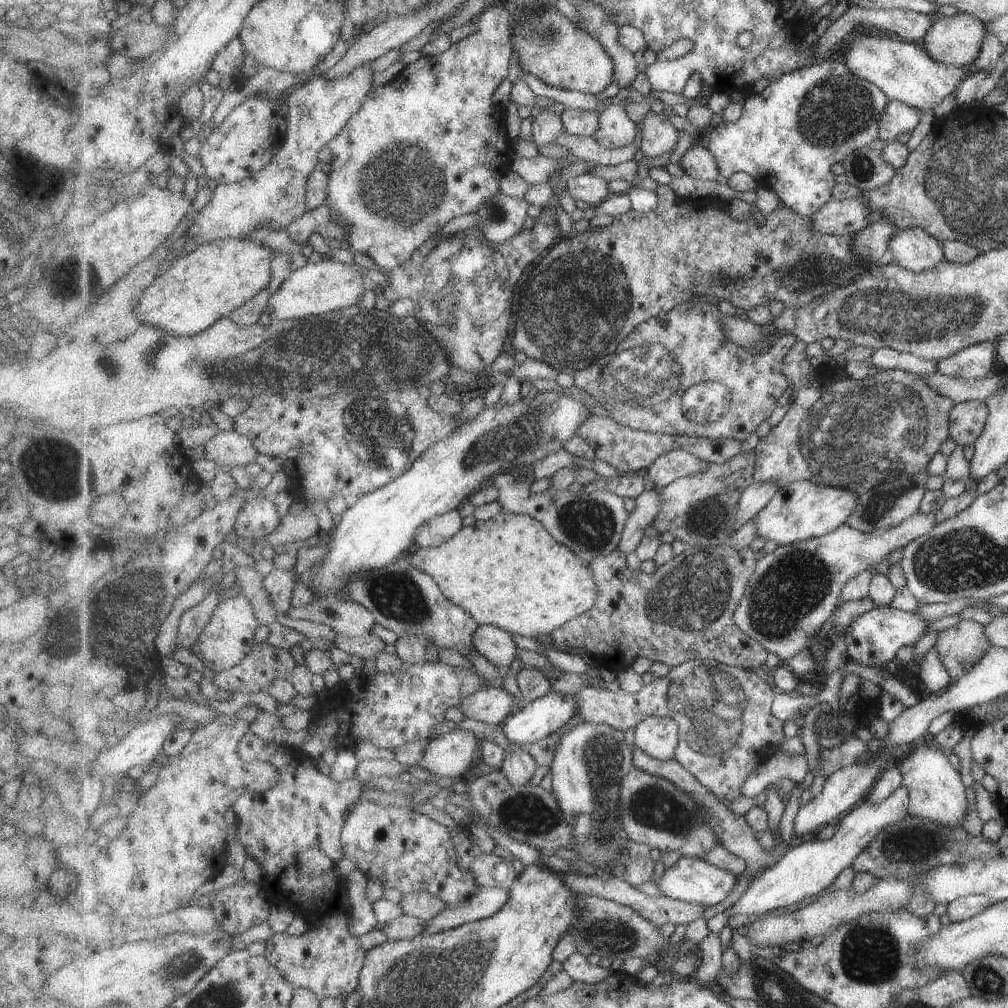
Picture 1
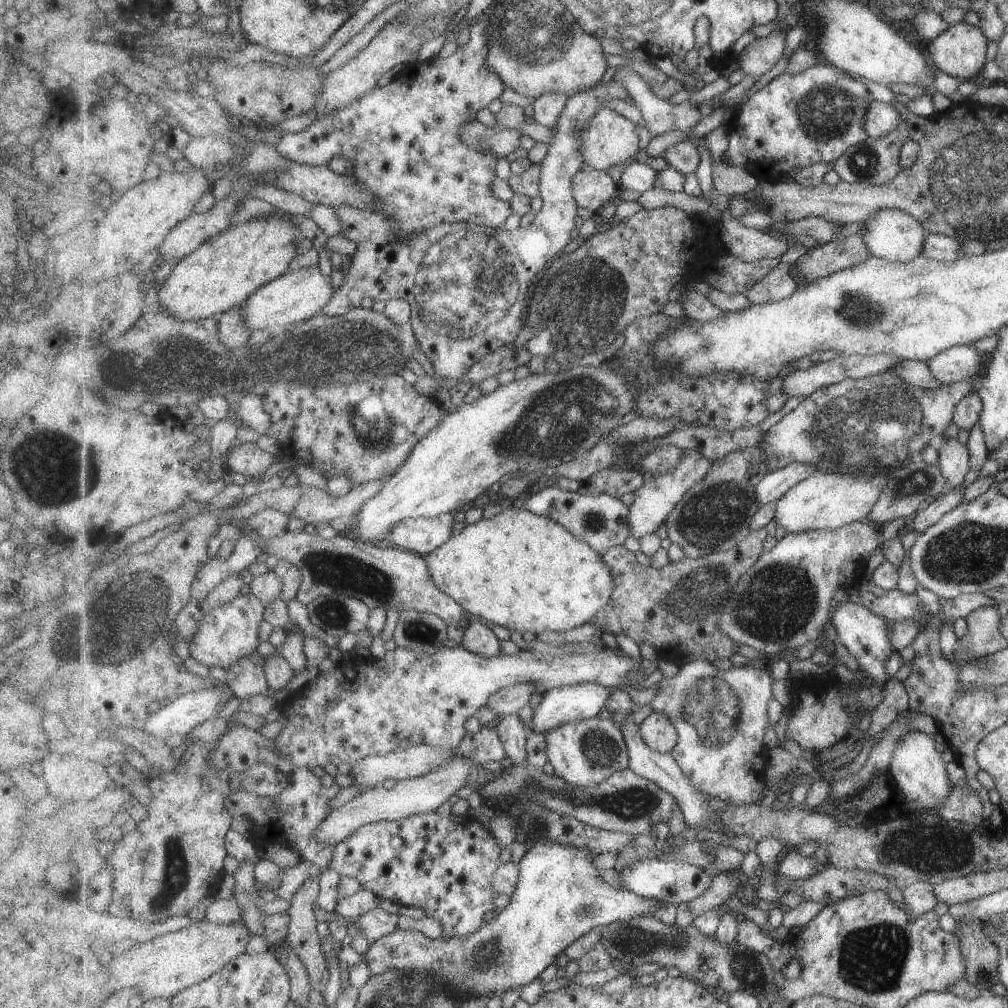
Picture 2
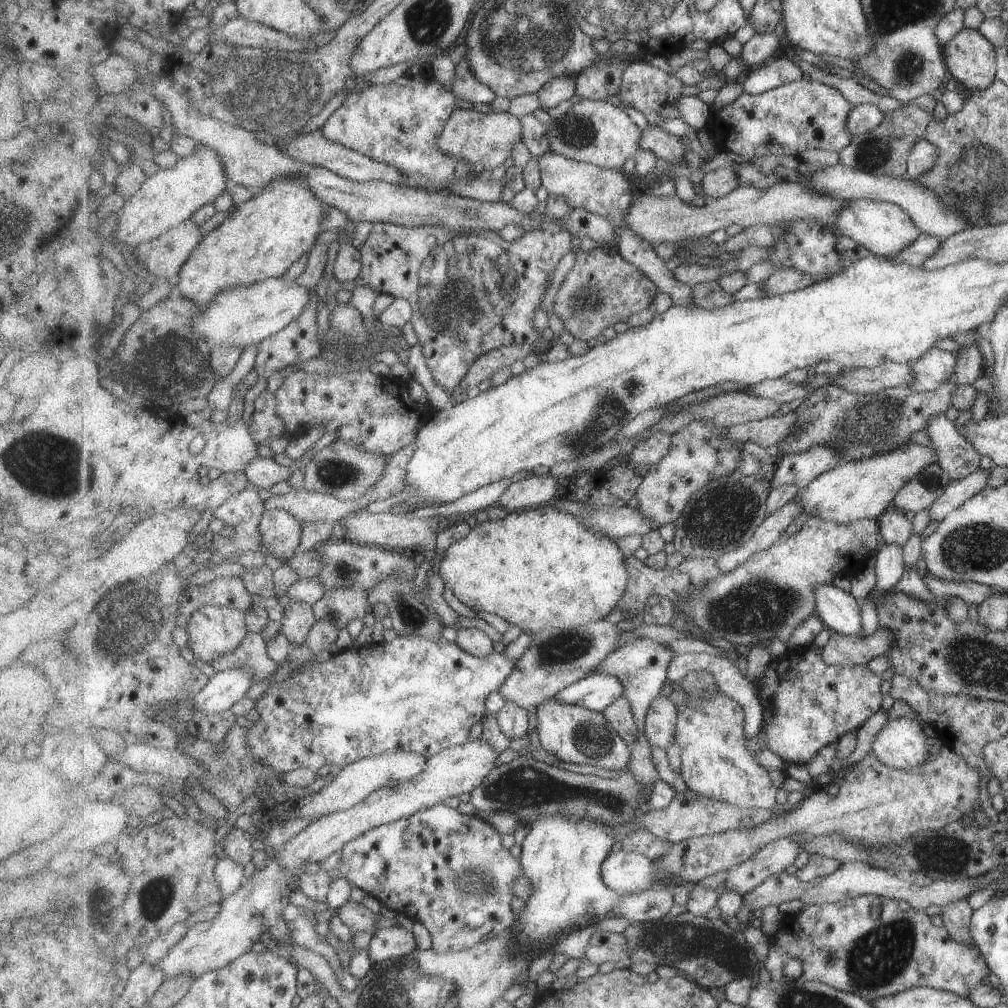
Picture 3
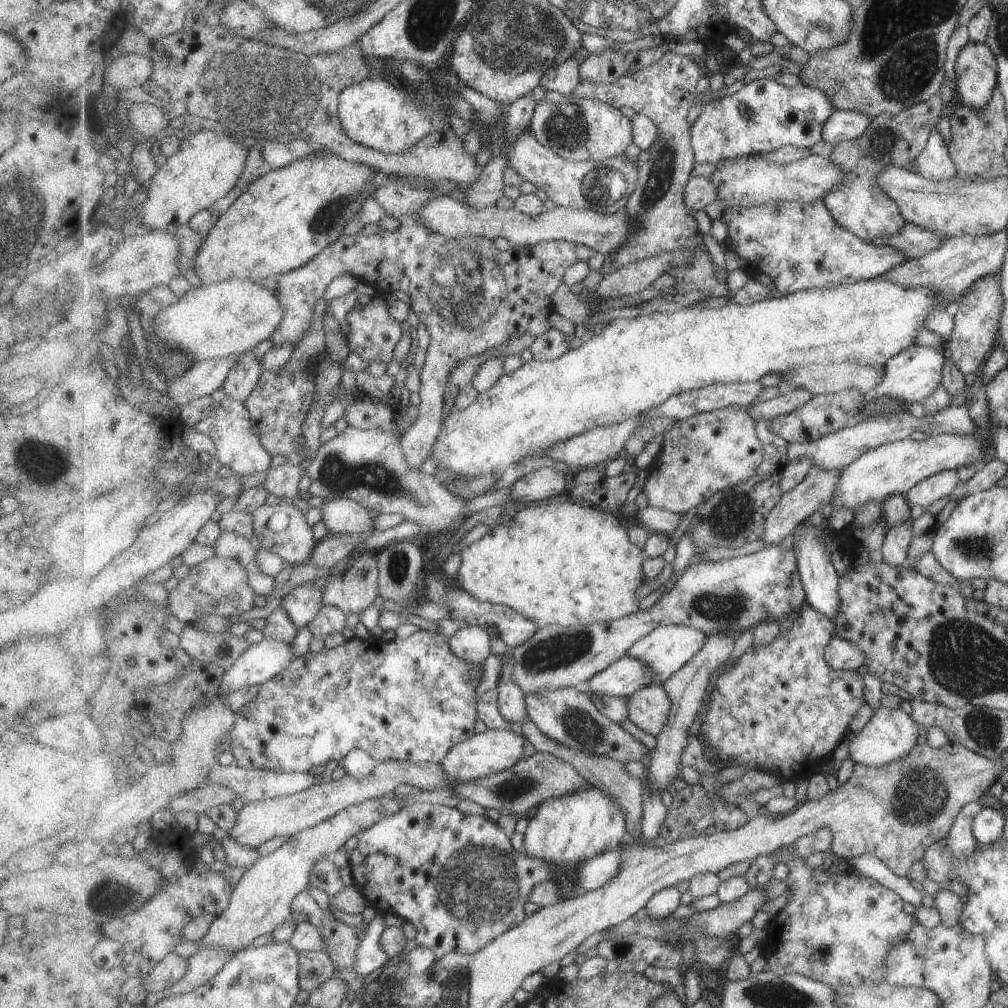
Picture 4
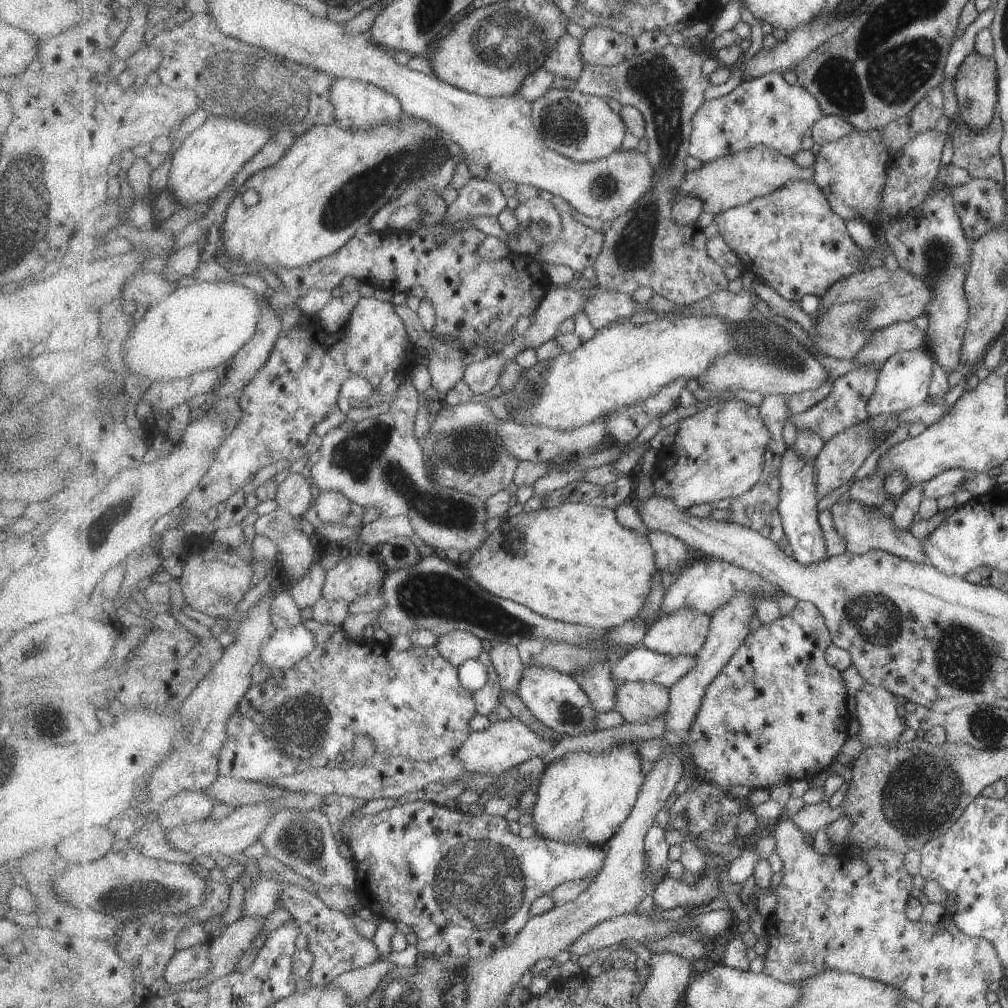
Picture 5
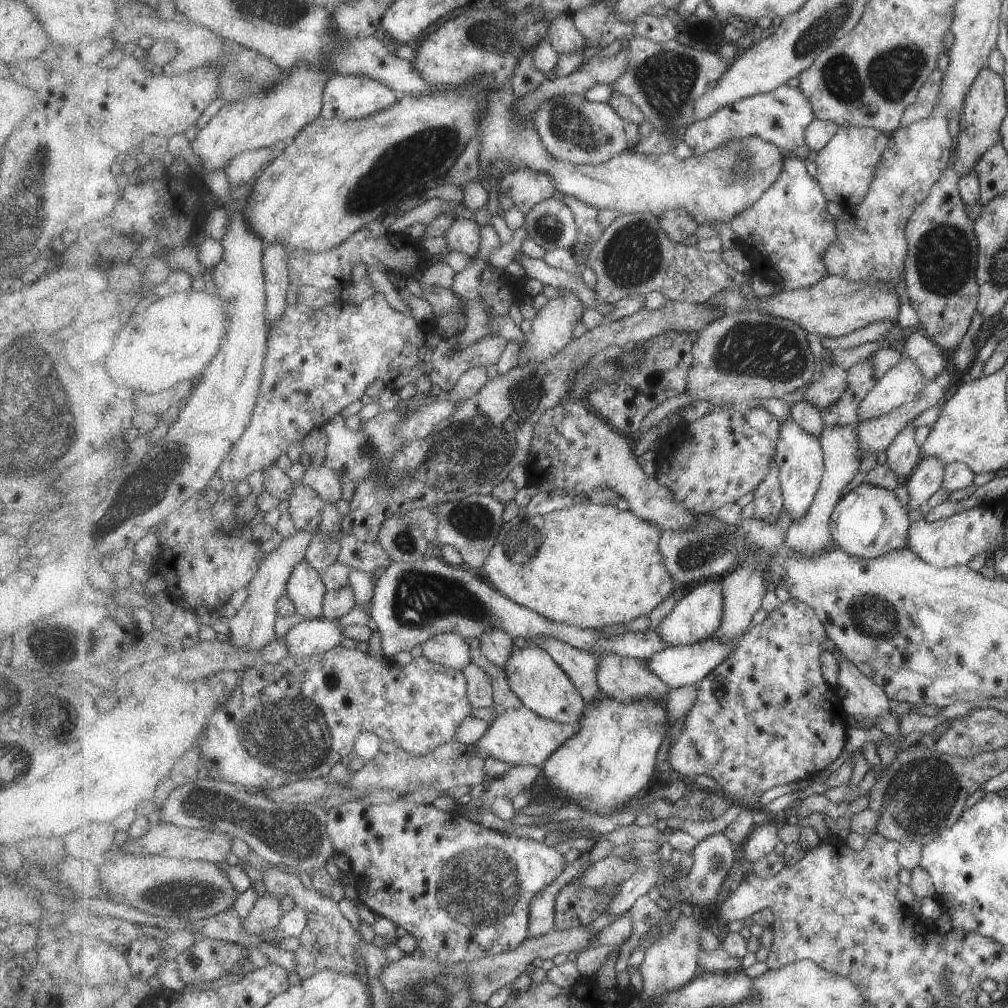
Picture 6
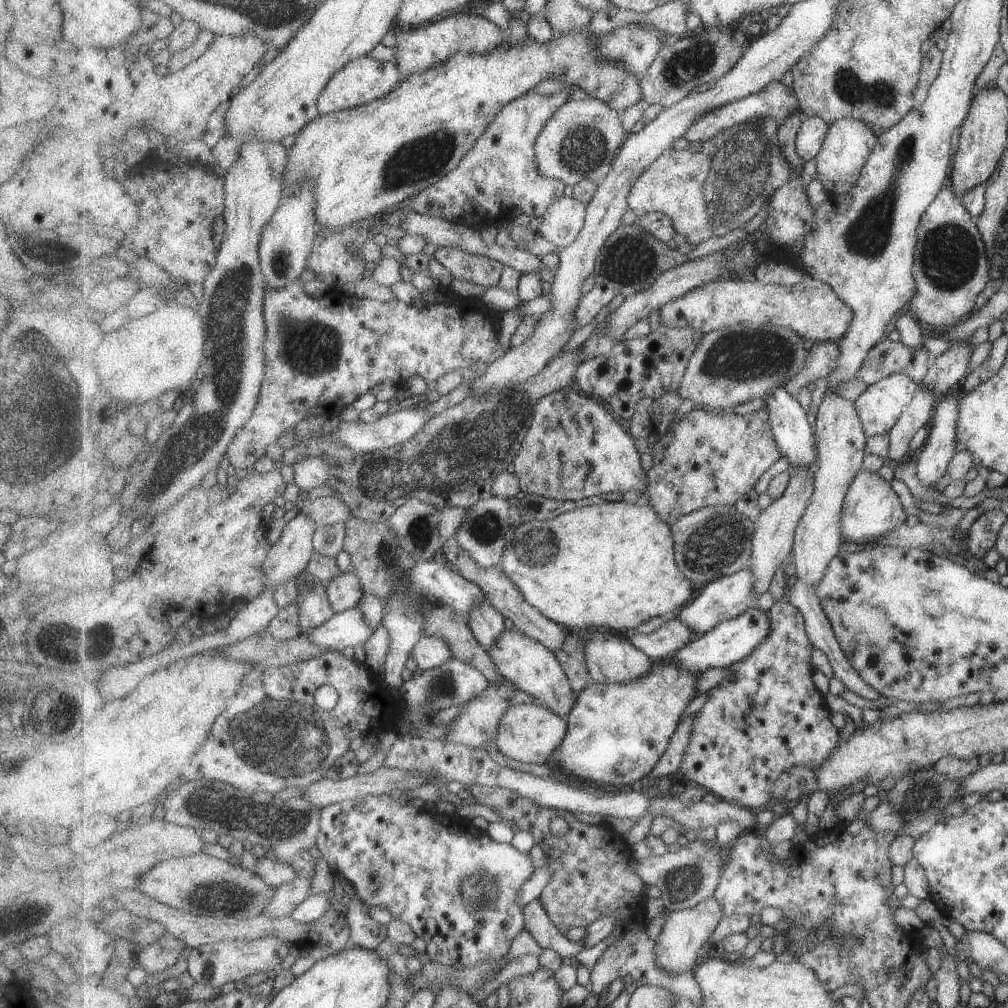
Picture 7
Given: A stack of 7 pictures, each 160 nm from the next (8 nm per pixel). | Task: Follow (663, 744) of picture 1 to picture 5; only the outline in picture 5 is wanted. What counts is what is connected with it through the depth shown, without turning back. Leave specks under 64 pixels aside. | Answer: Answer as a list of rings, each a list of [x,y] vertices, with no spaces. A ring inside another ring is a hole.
[[[621,682],[617,686],[617,708],[627,723],[642,725],[670,710],[670,688],[655,682]]]

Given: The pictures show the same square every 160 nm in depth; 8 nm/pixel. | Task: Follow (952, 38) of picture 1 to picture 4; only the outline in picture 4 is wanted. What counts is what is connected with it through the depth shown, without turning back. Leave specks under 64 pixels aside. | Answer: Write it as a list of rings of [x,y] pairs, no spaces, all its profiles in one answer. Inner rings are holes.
[[[968,40],[954,62],[956,102],[972,109],[987,106],[993,96],[997,59],[985,44]]]

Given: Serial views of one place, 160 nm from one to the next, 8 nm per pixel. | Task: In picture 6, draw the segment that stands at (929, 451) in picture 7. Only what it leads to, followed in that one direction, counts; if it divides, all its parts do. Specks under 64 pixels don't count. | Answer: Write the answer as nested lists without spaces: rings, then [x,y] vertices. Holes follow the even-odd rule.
[[[923,457],[907,476],[909,500],[907,510],[922,508],[924,502],[937,490],[942,483],[944,466],[935,457]]]

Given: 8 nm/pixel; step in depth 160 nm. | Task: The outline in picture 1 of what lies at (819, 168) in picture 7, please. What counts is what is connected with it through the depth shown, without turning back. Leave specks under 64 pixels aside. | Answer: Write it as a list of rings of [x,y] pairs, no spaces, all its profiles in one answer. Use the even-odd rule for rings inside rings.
[[[919,227],[898,229],[886,240],[895,265],[908,271],[919,272],[936,265],[943,259],[940,241]]]

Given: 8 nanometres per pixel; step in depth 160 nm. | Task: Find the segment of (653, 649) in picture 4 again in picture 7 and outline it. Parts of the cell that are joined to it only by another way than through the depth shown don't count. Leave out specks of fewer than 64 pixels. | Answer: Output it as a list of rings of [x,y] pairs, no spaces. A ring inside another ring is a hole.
[[[747,565],[739,572],[733,573],[732,575],[723,575],[721,578],[702,586],[698,596],[691,604],[683,606],[677,612],[677,617],[685,624],[688,624],[698,636],[701,636],[713,630],[722,622],[743,614],[749,607],[756,606],[759,596],[755,585],[756,578],[754,572]]]

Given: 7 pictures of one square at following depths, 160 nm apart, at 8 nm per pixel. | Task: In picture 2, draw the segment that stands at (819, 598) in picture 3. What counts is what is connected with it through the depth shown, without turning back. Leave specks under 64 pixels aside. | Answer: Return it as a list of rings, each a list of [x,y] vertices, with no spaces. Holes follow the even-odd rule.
[[[844,602],[834,608],[832,622],[835,626],[837,640],[843,644],[848,652],[857,660],[859,668],[871,675],[880,685],[887,680],[884,663],[890,654],[891,643],[886,626],[888,621],[877,616],[865,605],[855,602]]]

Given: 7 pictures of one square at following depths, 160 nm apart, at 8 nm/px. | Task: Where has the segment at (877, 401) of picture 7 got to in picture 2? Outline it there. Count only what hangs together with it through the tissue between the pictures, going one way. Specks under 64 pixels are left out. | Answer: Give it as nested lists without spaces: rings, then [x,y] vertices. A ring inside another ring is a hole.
[[[953,345],[935,354],[925,363],[935,380],[941,385],[948,385],[978,375],[981,355],[982,353],[976,352],[967,345]]]

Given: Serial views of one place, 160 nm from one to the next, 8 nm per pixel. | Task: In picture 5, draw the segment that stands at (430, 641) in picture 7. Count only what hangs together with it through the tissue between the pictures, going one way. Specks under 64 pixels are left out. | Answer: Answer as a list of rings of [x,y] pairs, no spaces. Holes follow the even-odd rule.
[[[453,631],[440,637],[435,646],[439,652],[460,667],[471,659],[478,659],[483,650],[483,639],[467,631]]]

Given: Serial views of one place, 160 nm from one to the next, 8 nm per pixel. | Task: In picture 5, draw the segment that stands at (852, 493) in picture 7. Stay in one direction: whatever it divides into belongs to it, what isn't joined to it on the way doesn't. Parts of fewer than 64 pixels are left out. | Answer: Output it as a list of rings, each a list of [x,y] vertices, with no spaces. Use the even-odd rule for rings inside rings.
[[[845,500],[834,503],[830,507],[836,532],[842,537],[845,542],[847,551],[855,556],[861,556],[871,550],[880,550],[896,555],[903,560],[909,562],[917,562],[917,564],[928,565],[927,554],[923,552],[919,540],[915,540],[909,533],[909,530],[897,530],[893,528],[890,518],[883,516],[880,508],[873,510],[857,500]]]

